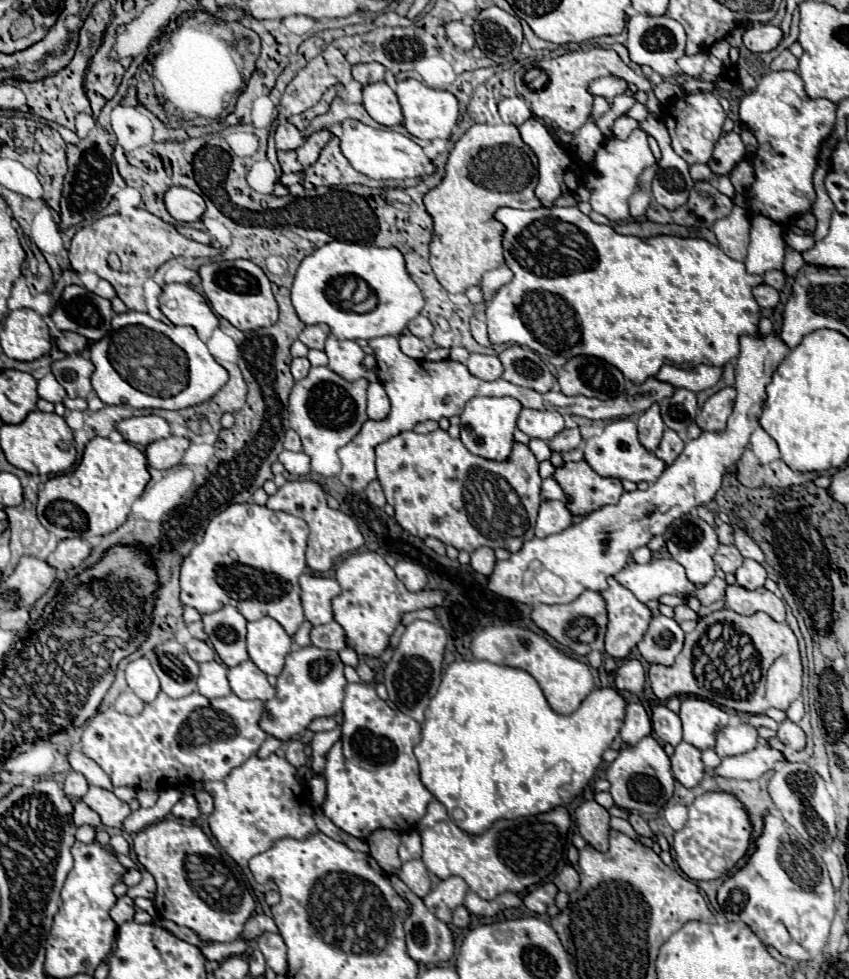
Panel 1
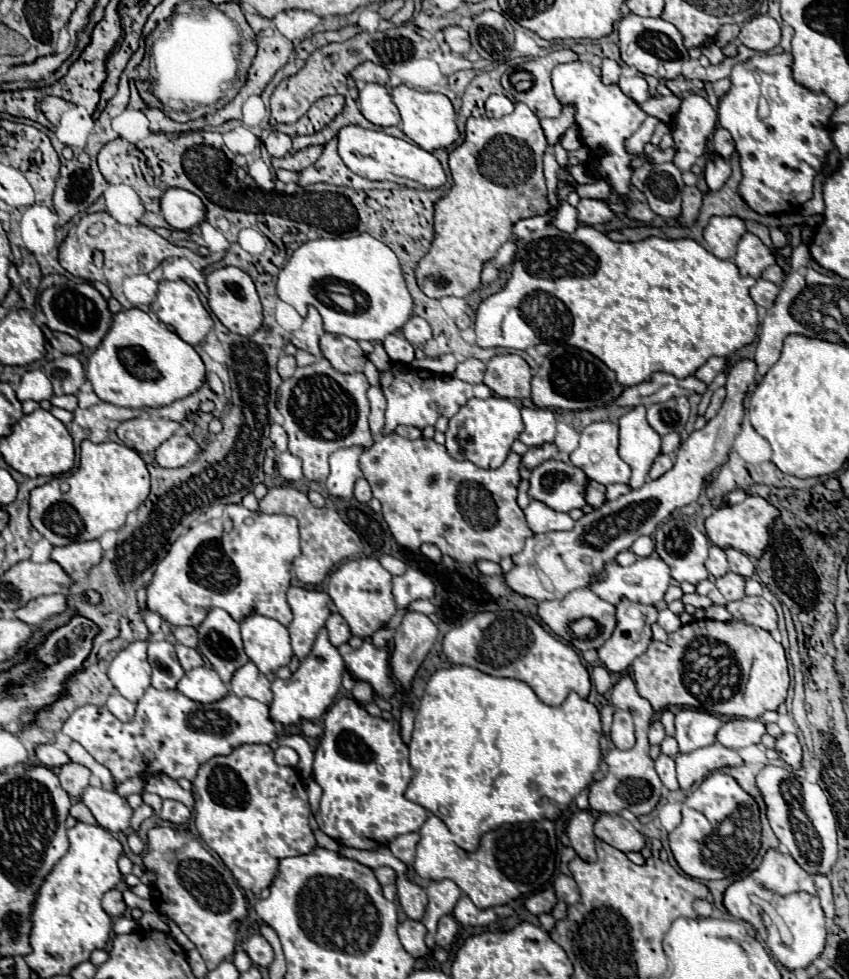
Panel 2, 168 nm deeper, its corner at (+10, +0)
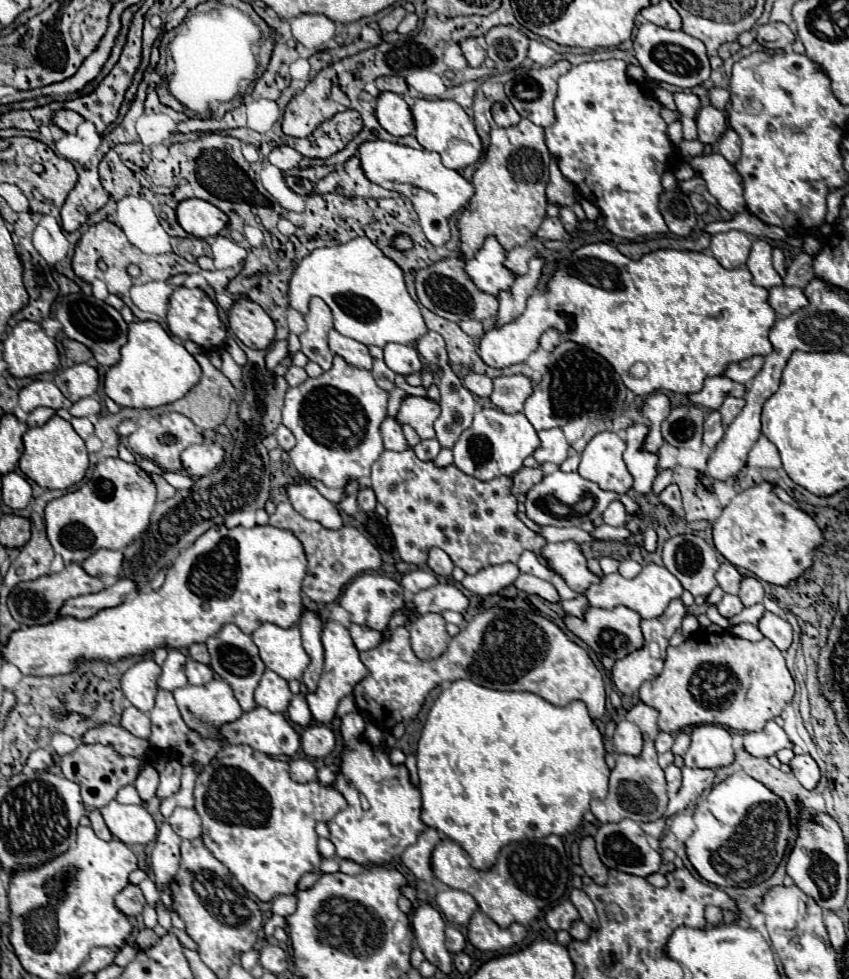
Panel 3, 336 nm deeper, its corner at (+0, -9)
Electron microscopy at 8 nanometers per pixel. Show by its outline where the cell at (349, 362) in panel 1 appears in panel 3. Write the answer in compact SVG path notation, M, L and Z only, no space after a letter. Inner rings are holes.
M336 329L330 331L328 343L330 343L330 351L344 357L350 365L360 367L360 369L372 369L372 355L368 353L368 347L364 343L344 337Z

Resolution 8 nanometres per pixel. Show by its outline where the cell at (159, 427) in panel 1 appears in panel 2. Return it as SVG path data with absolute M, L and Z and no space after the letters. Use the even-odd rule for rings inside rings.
M134 418L134 420L122 422L116 428L116 436L128 448L140 454L148 454L156 450L166 438L170 438L178 428L180 424L166 418L160 418L160 422L152 418Z

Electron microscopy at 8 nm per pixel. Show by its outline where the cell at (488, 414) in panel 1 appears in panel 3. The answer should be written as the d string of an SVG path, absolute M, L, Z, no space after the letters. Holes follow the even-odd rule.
M480 409L474 415L472 425L460 435L460 439L454 445L454 465L480 481L490 481L496 477L510 477L516 471L522 469L522 463L526 457L530 457L536 447L540 445L540 439L536 435L536 429L526 419L524 413L502 413L500 409Z

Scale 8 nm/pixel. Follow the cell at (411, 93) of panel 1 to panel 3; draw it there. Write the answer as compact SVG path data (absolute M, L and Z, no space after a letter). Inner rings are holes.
M416 99L412 107L414 123L416 123L416 139L426 151L436 151L442 157L442 165L448 169L462 169L472 165L482 155L482 143L474 129L472 119L468 113L456 103L456 101L444 101L444 99Z

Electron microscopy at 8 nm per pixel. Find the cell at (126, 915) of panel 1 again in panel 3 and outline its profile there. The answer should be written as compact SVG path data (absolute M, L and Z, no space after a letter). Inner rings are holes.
M128 883L118 895L116 895L116 907L126 913L128 917L136 917L142 913L146 901L144 901L144 895L140 891L138 885L132 885Z

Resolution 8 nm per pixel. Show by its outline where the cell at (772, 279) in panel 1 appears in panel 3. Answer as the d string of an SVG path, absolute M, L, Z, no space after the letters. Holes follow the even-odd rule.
M798 253L798 255L796 255L796 259L790 263L790 267L786 269L784 285L804 289L812 279L814 279L812 257L810 257L808 253Z

